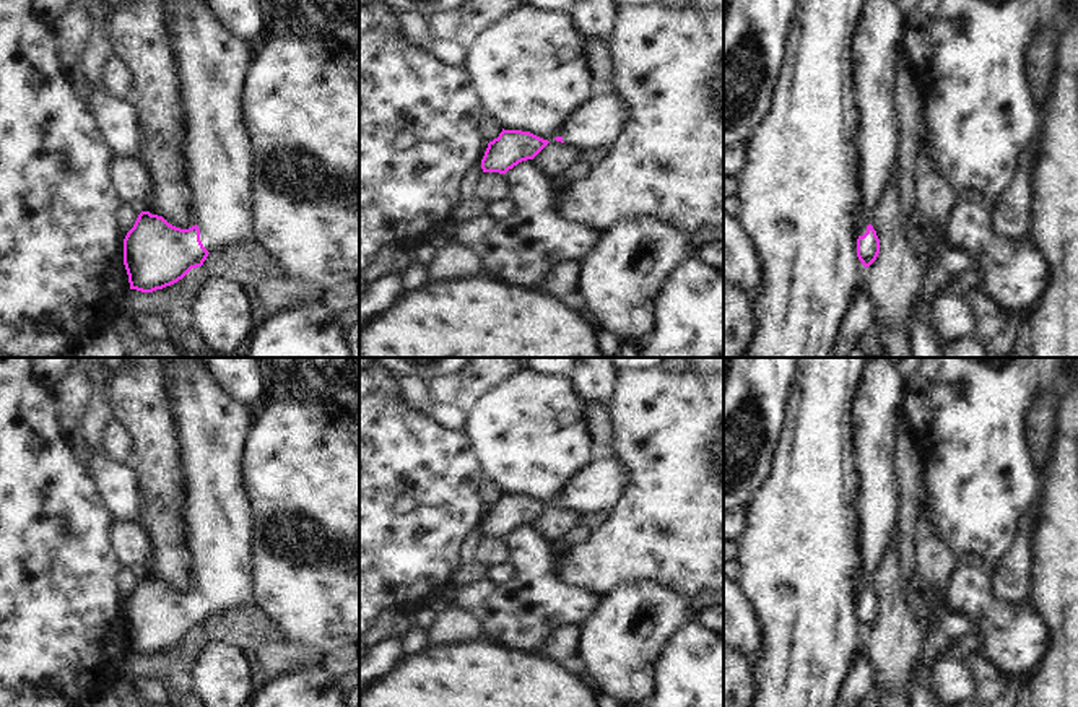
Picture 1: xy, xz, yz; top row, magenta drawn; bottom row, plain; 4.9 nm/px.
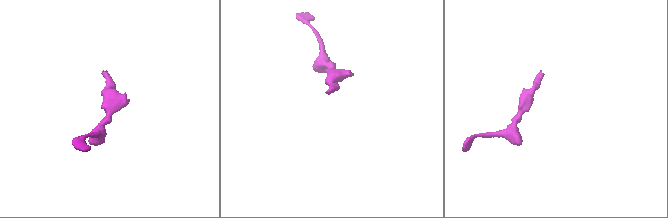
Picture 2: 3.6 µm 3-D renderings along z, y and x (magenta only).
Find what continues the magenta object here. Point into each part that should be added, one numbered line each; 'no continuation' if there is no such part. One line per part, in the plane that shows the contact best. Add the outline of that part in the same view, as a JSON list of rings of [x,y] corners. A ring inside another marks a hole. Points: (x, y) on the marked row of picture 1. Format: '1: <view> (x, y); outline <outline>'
1: xy (213, 60); outline [[[172,0],[176,52],[189,106],[189,176],[200,241],[208,252],[255,239],[252,226],[250,138],[244,128],[241,93],[250,67],[249,47],[206,0]]]

